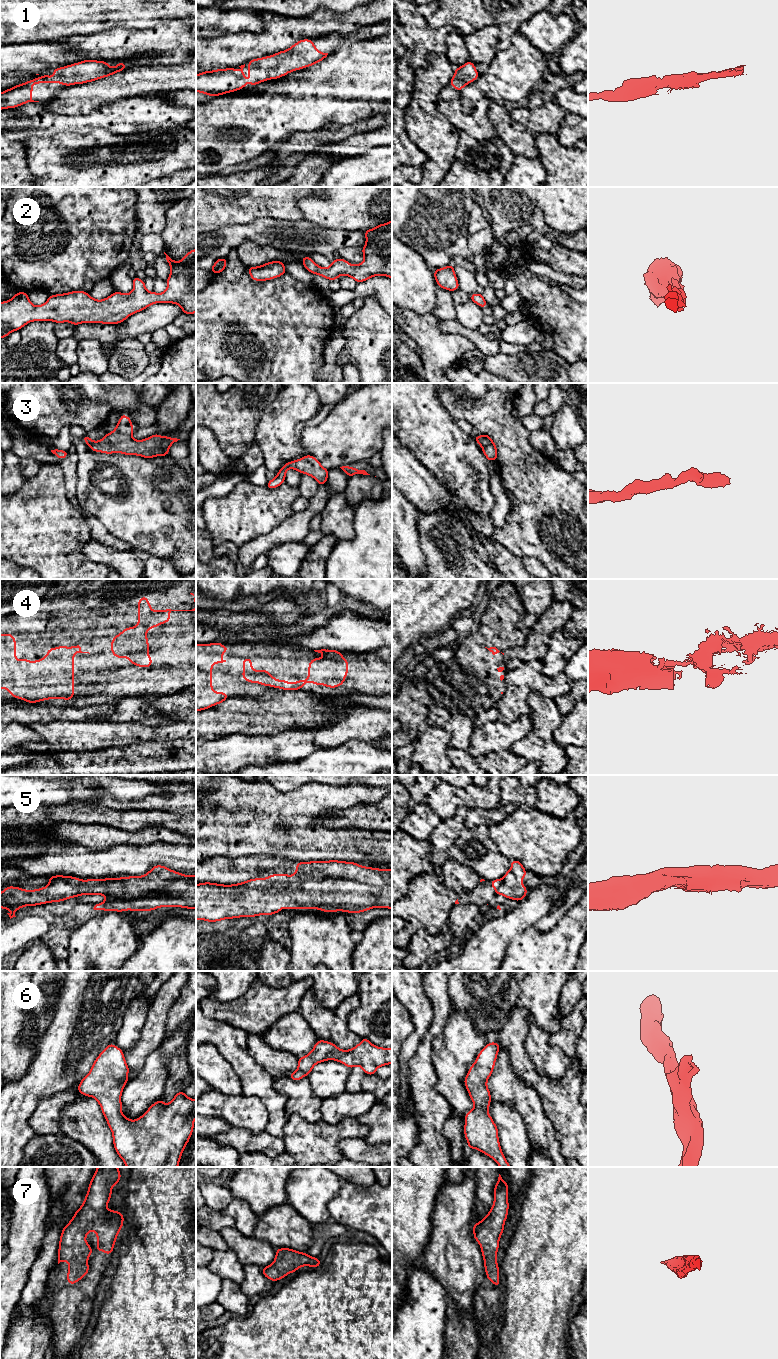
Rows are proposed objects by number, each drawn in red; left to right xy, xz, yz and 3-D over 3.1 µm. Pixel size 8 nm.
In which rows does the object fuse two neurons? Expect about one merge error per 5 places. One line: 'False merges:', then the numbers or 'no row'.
False merges: 5

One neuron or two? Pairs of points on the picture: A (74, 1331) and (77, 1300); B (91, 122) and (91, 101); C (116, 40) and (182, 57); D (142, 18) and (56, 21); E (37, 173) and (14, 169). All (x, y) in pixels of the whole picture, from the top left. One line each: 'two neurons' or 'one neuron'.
A: one neuron
B: two neurons
C: one neuron
D: one neuron
E: two neurons

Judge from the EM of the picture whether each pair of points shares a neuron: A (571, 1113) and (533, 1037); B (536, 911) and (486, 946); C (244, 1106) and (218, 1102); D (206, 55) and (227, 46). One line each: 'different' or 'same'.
A: different
B: same
C: same
D: same

